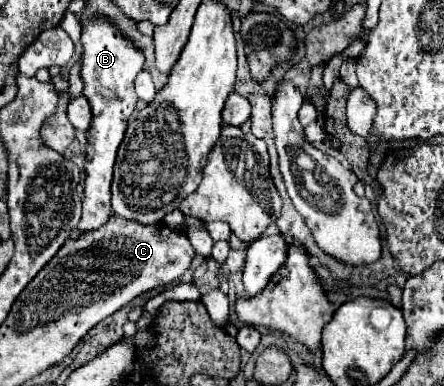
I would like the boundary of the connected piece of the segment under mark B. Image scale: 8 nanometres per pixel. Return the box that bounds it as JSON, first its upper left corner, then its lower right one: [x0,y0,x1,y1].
[73,17,143,239]

